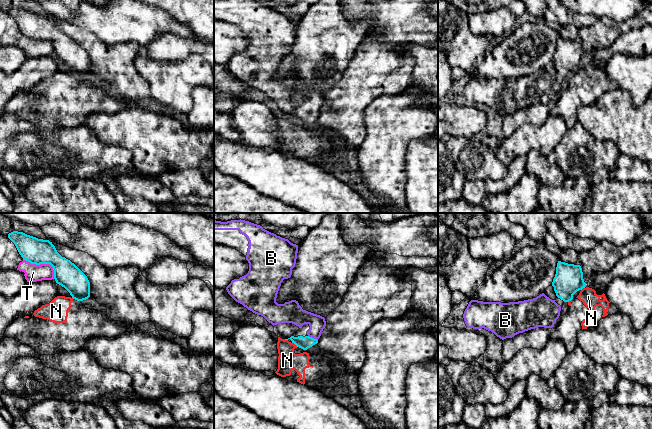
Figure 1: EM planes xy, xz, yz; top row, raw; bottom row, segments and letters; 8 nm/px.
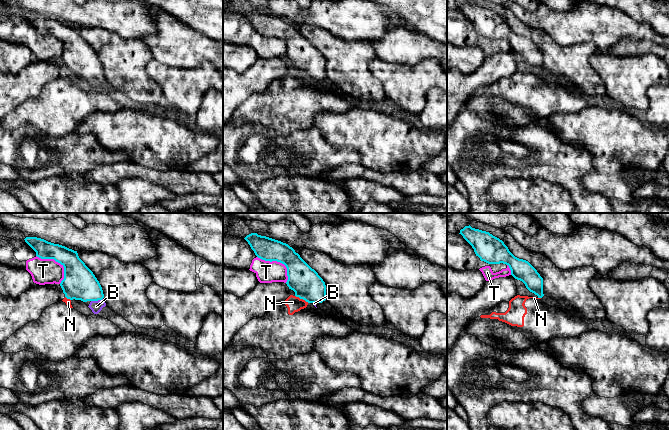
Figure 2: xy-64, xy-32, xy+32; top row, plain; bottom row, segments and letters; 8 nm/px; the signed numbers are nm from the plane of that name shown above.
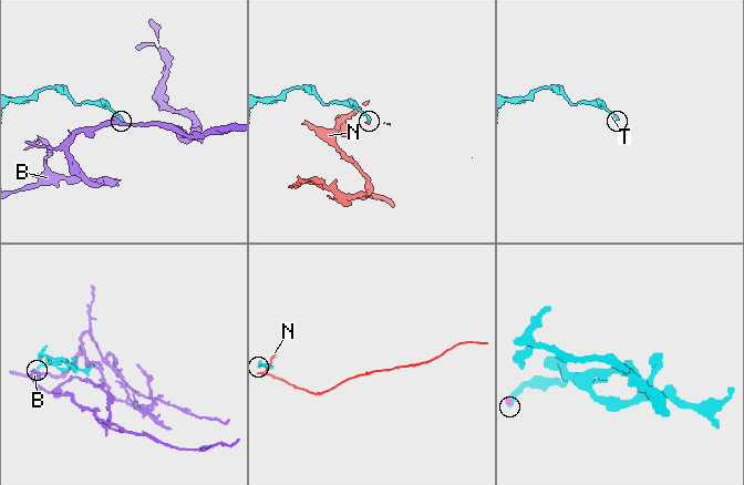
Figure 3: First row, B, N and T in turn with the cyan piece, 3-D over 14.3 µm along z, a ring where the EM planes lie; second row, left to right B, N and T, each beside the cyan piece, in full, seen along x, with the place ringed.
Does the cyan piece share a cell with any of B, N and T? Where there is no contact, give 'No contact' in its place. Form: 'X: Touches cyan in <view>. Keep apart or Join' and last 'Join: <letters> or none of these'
B: Touches cyan in xz. Join
N: Touches cyan in xz. Keep apart
T: Touches cyan in xy. Keep apart
Join: B

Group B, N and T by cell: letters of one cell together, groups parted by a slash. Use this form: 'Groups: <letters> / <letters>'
Groups: B / N / T

